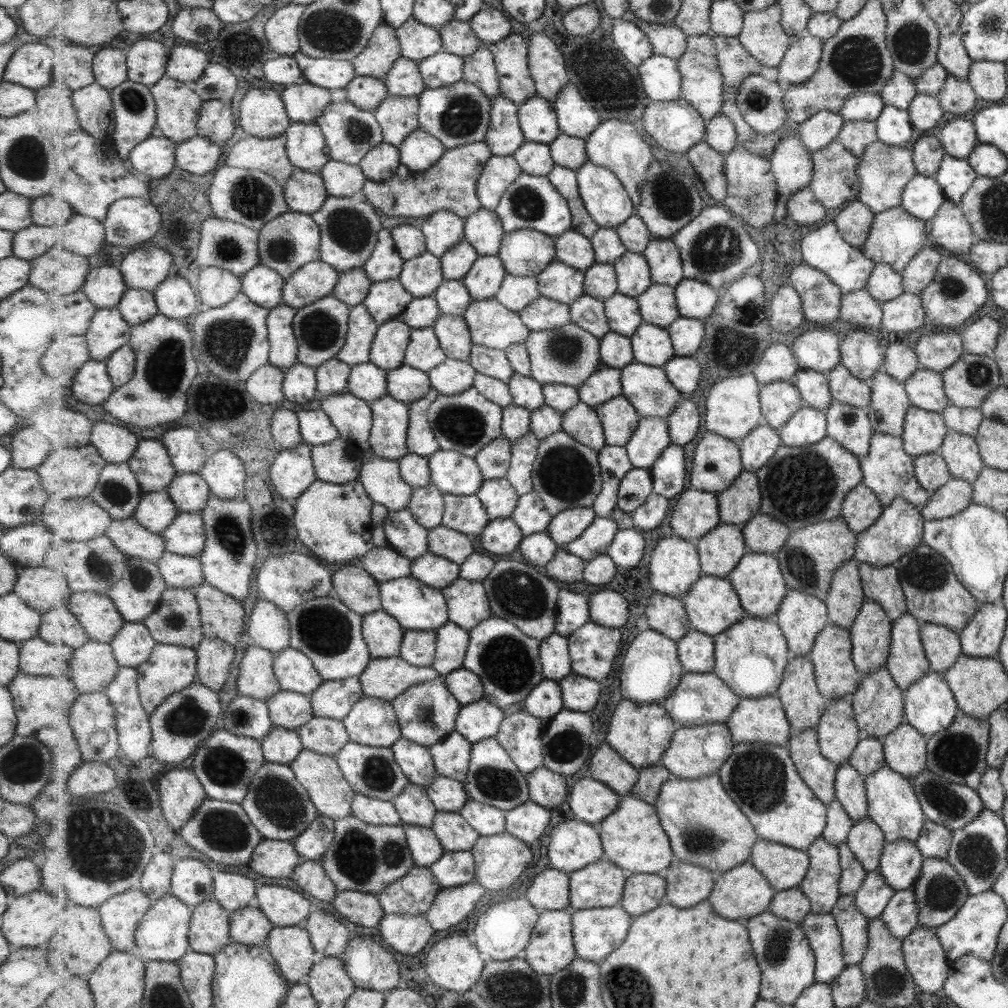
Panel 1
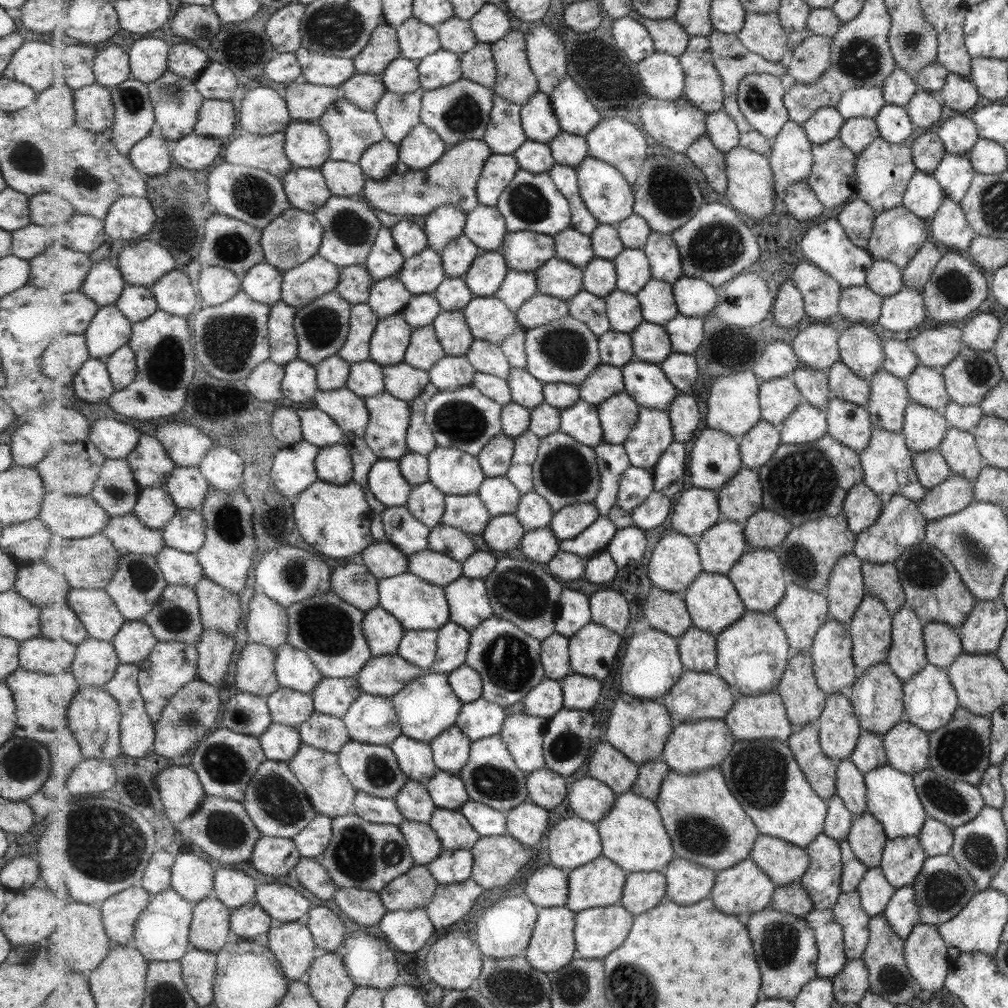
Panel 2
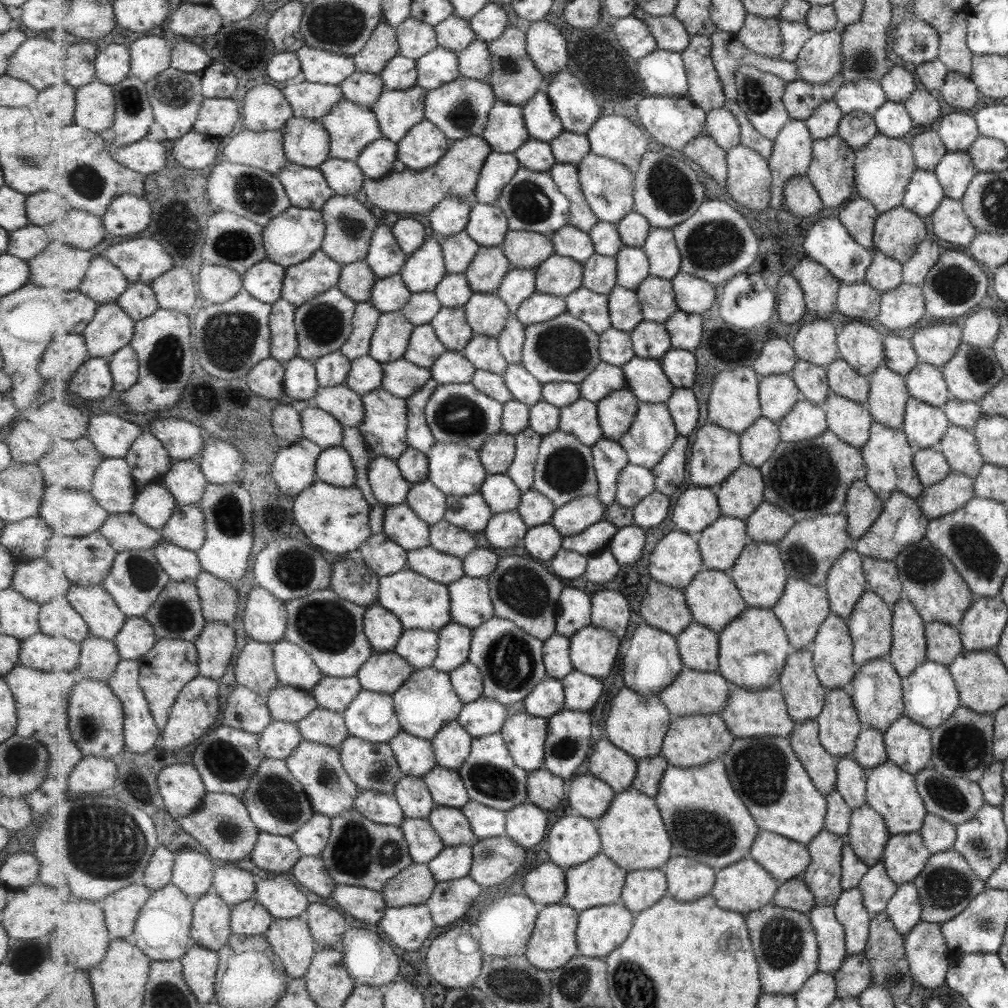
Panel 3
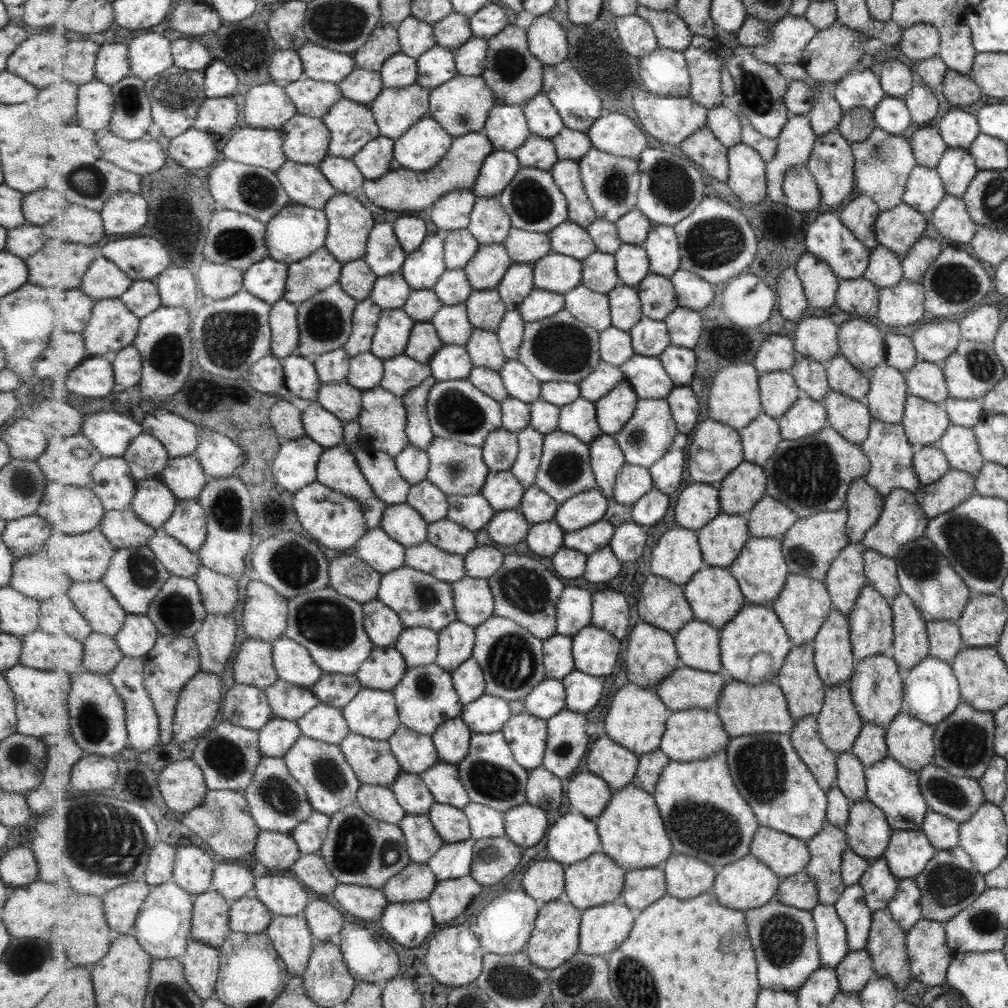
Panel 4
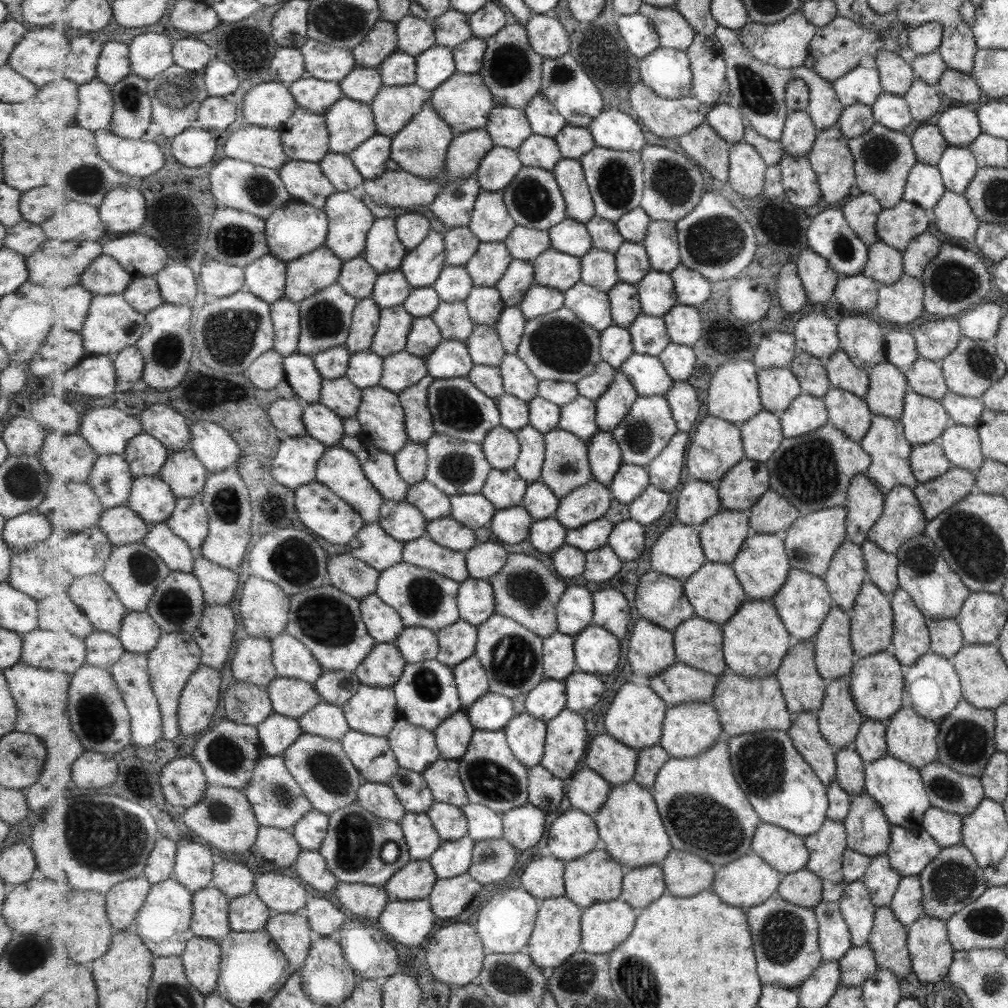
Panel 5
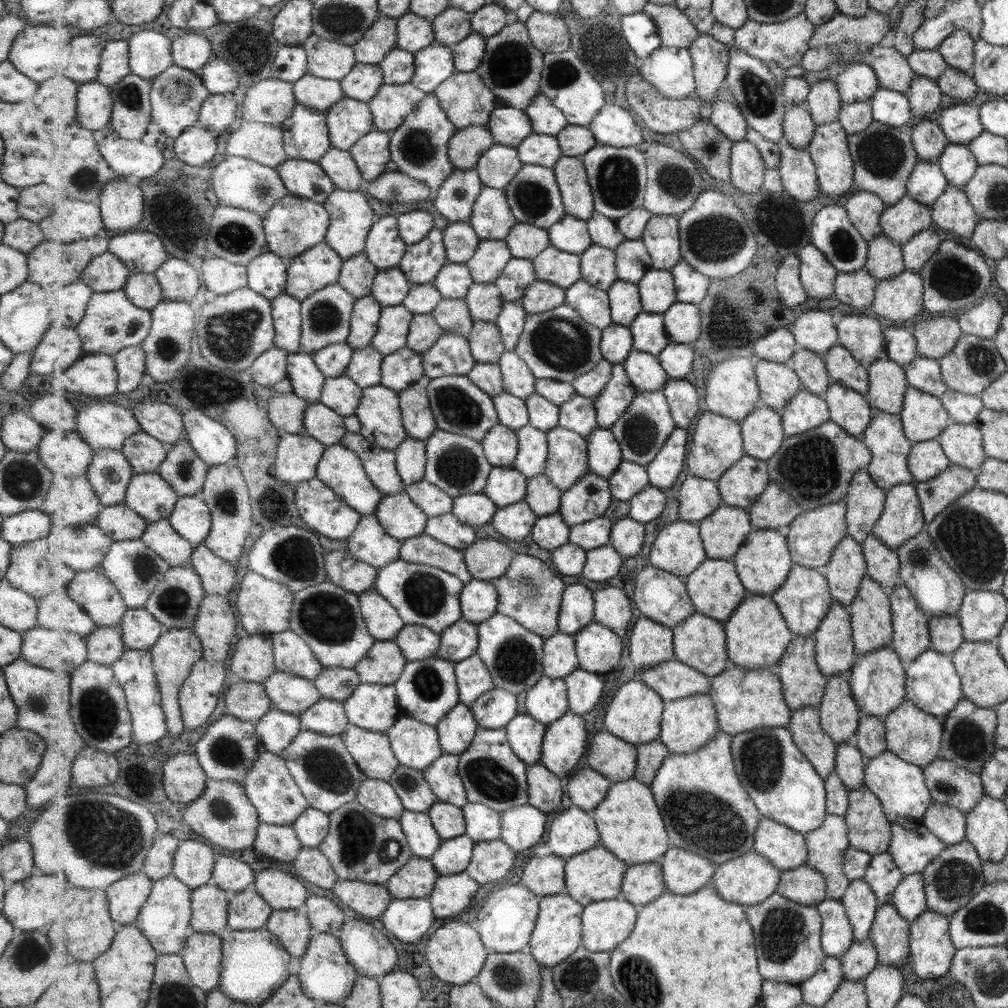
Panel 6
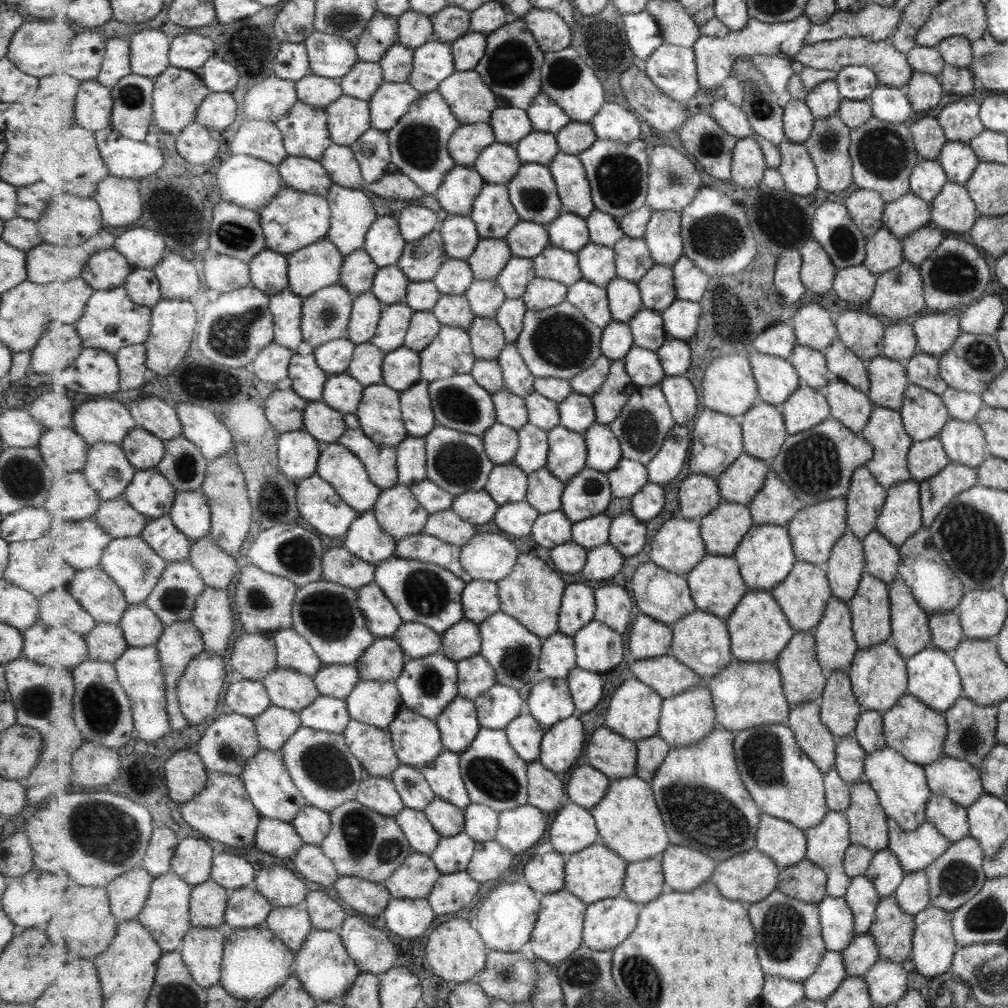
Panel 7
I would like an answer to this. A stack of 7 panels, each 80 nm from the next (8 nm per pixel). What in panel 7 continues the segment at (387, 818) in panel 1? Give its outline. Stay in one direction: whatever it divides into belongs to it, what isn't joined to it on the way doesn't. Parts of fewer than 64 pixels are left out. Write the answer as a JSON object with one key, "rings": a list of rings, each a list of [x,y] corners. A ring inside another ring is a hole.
{"rings":[[[368,775],[361,783],[356,799],[388,817],[396,817],[406,807],[396,783],[386,777]]]}

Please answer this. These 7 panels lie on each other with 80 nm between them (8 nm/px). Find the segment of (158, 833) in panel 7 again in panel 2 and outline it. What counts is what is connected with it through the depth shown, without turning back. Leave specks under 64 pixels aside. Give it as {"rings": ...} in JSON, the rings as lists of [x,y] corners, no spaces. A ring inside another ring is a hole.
{"rings":[[[158,849],[145,871],[142,885],[151,896],[163,893],[163,890],[172,888],[172,870],[176,857],[169,851]]]}

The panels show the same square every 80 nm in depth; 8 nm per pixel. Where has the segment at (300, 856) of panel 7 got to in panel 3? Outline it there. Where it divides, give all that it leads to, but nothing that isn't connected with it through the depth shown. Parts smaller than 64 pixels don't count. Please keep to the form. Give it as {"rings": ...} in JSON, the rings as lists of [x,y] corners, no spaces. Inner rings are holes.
{"rings":[[[302,855],[292,869],[296,883],[303,886],[310,894],[331,896],[337,888],[336,880],[329,875],[328,867],[321,856]]]}

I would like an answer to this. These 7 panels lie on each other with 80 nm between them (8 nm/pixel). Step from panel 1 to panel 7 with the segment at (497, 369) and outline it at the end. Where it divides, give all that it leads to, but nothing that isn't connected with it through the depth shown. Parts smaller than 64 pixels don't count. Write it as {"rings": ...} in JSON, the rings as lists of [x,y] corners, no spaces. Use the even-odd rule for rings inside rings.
{"rings":[[[476,317],[469,333],[472,349],[481,360],[497,359],[507,344],[507,337],[496,318]]]}

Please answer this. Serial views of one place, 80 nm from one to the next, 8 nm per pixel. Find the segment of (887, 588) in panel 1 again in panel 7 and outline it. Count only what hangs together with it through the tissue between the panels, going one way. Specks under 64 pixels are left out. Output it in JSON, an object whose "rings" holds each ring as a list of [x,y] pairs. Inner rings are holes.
{"rings":[[[877,530],[870,532],[861,541],[867,573],[875,575],[881,582],[893,582],[898,574],[899,555],[896,546]]]}

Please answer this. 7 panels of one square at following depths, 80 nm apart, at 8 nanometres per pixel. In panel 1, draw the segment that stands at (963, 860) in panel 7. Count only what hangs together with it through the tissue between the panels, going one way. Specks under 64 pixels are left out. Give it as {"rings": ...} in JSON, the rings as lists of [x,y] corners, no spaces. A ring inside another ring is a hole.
{"rings":[[[945,858],[923,859],[919,875],[911,890],[917,906],[918,924],[931,928],[935,928],[953,918],[969,896],[965,883],[961,881],[961,877],[953,871],[953,867],[949,865]]]}

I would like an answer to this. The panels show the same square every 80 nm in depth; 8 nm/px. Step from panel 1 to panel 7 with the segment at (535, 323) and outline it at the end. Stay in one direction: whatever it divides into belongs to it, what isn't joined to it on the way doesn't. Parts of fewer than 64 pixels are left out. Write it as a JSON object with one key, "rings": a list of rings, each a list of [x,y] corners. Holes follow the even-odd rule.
{"rings":[[[535,277],[522,296],[531,310],[543,310],[567,301],[569,287],[553,279]]]}

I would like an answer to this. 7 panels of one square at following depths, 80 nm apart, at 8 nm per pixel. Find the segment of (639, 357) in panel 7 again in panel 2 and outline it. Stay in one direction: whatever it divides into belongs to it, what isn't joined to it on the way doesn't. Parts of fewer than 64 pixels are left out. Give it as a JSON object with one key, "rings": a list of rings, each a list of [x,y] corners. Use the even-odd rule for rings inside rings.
{"rings":[[[635,358],[624,370],[625,392],[647,409],[669,411],[677,399],[677,388],[658,363],[645,362]]]}

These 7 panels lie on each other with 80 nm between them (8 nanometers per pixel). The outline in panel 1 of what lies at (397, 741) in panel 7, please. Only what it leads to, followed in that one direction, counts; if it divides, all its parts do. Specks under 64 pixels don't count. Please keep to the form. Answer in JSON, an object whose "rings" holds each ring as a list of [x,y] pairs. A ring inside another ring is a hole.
{"rings":[[[403,736],[390,747],[411,784],[426,788],[437,778],[436,762],[429,747],[417,744]]]}

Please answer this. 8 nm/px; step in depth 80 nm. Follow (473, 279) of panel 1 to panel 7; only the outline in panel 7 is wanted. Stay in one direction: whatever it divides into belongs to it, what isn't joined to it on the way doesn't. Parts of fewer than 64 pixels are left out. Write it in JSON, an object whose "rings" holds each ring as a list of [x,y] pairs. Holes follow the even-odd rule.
{"rings":[[[482,238],[467,262],[473,269],[475,279],[496,280],[513,257],[506,240]]]}

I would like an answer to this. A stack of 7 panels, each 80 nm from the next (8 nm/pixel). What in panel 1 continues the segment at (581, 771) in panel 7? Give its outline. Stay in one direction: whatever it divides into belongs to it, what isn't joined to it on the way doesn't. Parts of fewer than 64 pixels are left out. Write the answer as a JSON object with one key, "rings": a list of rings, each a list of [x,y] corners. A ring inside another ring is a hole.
{"rings":[[[584,774],[570,791],[571,809],[575,818],[596,827],[613,814],[622,796],[604,782]]]}

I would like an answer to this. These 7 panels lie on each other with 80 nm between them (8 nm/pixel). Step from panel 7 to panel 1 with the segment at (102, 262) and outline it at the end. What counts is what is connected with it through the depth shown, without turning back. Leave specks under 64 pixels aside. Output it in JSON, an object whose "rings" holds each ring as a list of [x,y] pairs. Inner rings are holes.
{"rings":[[[109,265],[92,266],[82,291],[95,306],[102,308],[117,307],[127,289],[128,283],[121,269]]]}

